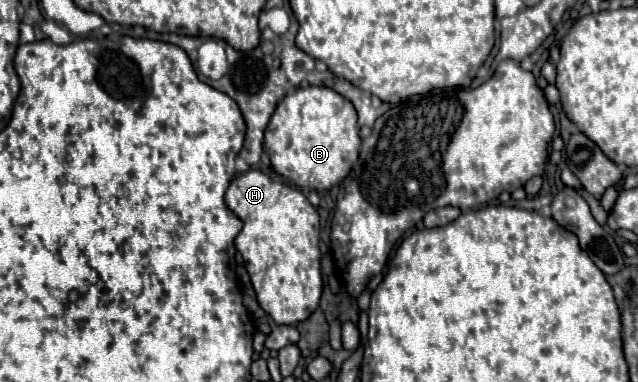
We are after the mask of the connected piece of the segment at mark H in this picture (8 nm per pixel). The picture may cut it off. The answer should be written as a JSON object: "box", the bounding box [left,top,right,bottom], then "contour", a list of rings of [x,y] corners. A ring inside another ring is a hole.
{"box":[225,168,323,326],"contour":[[[251,168],[245,174],[237,174],[225,194],[227,208],[243,222],[243,230],[235,238],[235,248],[241,252],[245,260],[245,268],[251,276],[251,284],[257,294],[259,306],[271,316],[275,324],[287,324],[293,326],[297,322],[303,322],[309,318],[321,298],[323,280],[321,280],[321,252],[319,252],[319,214],[311,206],[305,194],[301,194],[299,188],[285,184],[285,182],[273,182],[269,176],[265,176],[261,170]]]}

